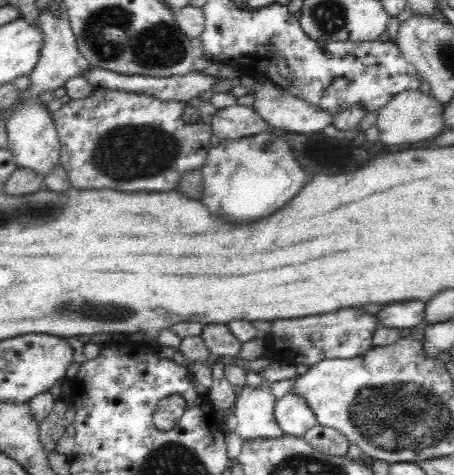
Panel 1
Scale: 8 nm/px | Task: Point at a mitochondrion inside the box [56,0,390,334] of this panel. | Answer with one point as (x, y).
(109, 33)

